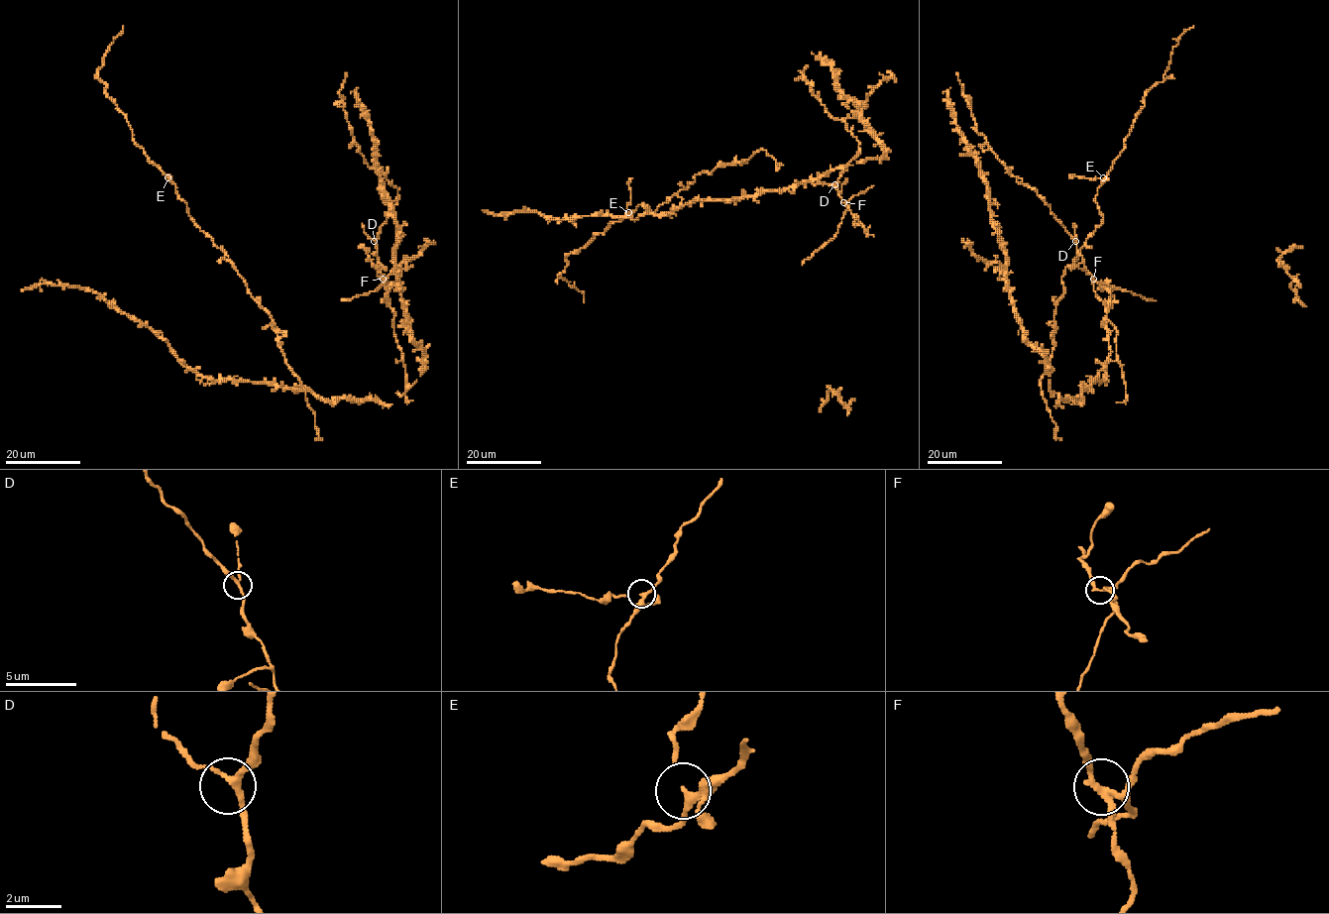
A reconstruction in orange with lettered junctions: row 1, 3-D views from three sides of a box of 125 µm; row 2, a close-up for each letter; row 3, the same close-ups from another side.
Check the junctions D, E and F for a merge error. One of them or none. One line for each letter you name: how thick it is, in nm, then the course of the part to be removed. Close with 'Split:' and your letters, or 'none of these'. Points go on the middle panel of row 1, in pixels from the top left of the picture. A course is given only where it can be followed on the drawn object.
F: 180 nm thick; foreign part runs (844, 202), (847, 209), (836, 234), (802, 265)
Split: F

